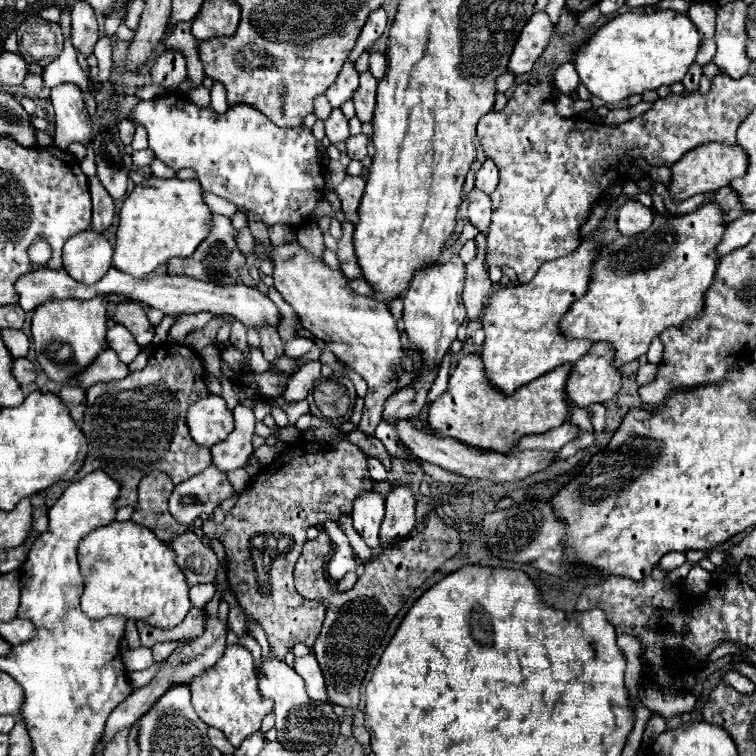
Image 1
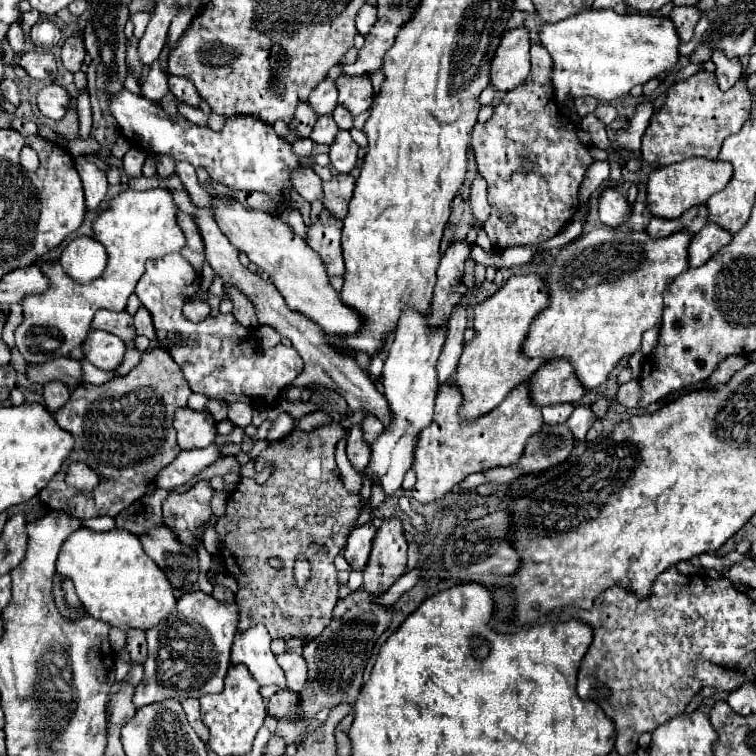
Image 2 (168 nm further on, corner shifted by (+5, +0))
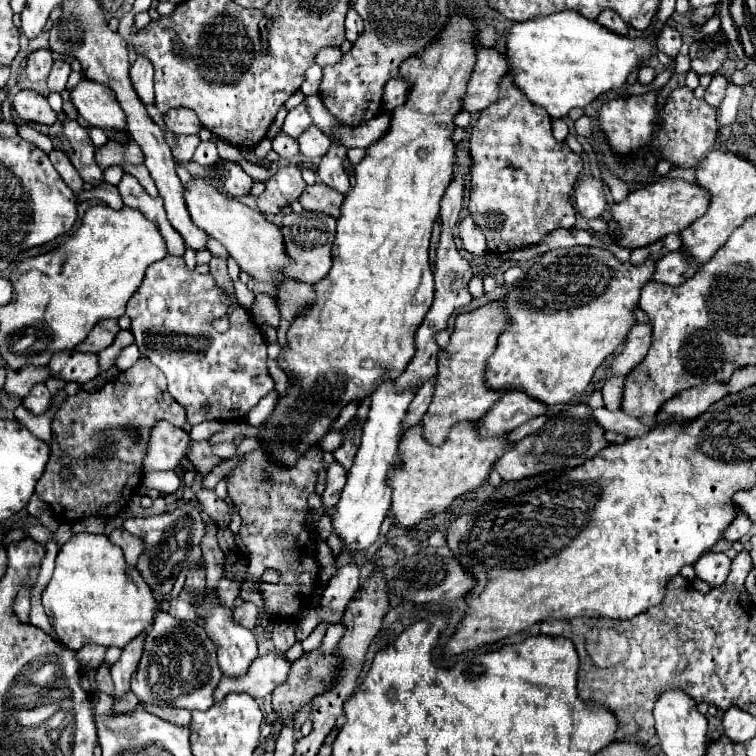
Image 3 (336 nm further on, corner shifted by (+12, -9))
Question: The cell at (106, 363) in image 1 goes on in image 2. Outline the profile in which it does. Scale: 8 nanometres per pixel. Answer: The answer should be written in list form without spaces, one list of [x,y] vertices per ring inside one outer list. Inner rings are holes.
[[[69,357],[53,359],[47,363],[31,363],[27,367],[27,379],[31,383],[49,383],[49,381],[61,381],[67,387],[77,387],[81,383],[81,363],[73,361]]]

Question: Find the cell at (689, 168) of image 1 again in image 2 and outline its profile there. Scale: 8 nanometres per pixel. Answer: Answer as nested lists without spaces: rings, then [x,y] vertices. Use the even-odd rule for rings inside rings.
[[[687,159],[683,163],[667,165],[655,169],[647,179],[647,207],[653,217],[661,219],[677,219],[687,209],[705,203],[711,195],[723,191],[723,187],[729,183],[733,171],[731,163],[719,163],[709,159]]]

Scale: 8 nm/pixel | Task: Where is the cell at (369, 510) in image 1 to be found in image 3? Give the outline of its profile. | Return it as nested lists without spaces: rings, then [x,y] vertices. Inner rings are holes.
[[[346,562],[338,568],[338,572],[330,578],[322,592],[322,614],[320,620],[340,622],[346,604],[354,598],[360,588],[360,566],[354,562]]]

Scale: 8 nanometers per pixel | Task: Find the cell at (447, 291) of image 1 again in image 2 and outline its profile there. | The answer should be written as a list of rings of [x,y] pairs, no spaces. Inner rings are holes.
[[[405,309],[395,331],[395,341],[391,343],[389,353],[385,357],[381,383],[383,383],[383,395],[389,405],[391,423],[371,443],[371,459],[365,469],[371,483],[381,485],[385,497],[395,495],[401,489],[403,477],[413,463],[413,447],[415,447],[417,435],[433,419],[435,395],[439,389],[435,365],[437,365],[441,347],[445,343],[445,331],[447,327],[441,327],[439,331],[431,331],[429,317],[419,315],[415,309]]]

